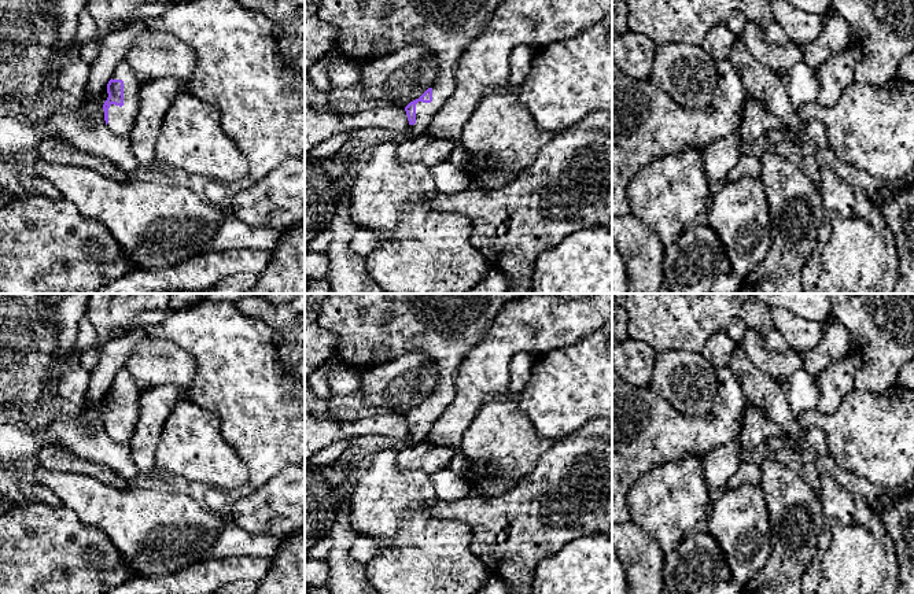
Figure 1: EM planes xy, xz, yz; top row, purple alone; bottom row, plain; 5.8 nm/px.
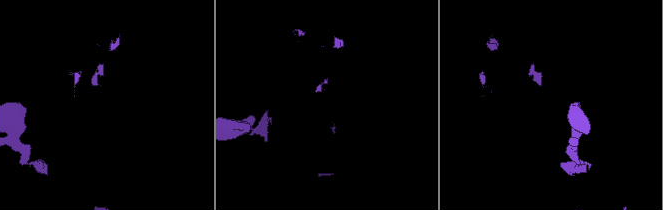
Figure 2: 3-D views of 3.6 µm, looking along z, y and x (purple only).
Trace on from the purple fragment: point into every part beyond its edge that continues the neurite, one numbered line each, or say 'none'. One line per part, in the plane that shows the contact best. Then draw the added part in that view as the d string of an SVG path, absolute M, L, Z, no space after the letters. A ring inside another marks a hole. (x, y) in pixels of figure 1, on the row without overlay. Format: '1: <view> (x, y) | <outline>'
1: xy (121, 427) | M125 368L115 375L111 385L124 388L124 413L110 413L107 435L117 444L129 443L139 420L144 388L133 380Z

